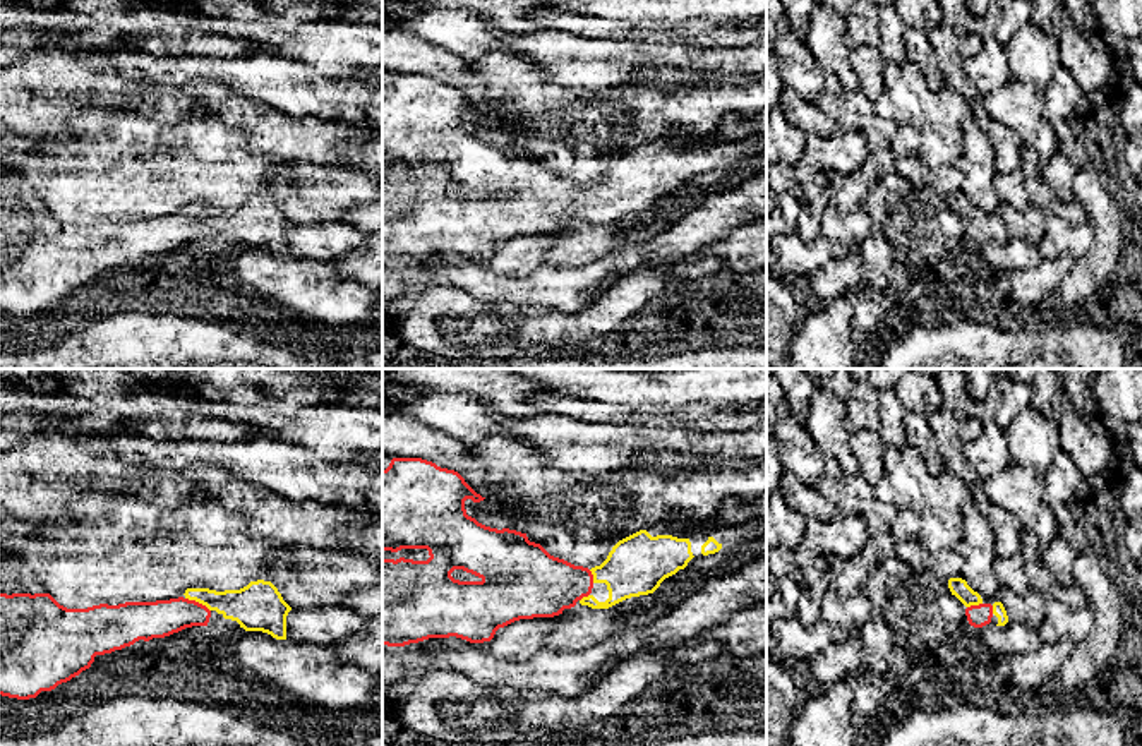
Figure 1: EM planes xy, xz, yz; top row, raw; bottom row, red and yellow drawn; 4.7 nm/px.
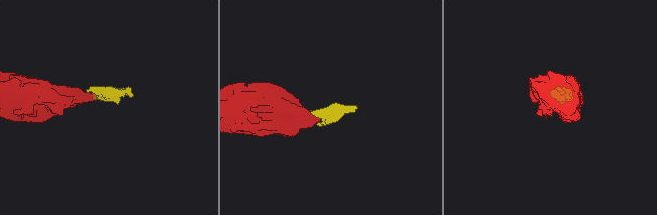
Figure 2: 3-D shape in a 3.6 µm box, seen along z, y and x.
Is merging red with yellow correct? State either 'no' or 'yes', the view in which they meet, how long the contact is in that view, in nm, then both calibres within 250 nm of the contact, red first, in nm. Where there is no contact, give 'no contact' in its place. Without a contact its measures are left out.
yes | xy | 140 nm | 180/190 nm

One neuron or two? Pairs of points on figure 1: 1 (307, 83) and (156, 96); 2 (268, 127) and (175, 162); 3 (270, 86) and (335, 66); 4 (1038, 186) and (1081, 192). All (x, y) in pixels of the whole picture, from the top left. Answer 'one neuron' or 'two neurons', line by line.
1: two neurons
2: two neurons
3: two neurons
4: two neurons

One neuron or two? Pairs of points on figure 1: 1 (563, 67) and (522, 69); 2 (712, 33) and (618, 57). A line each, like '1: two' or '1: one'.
1: two
2: two

